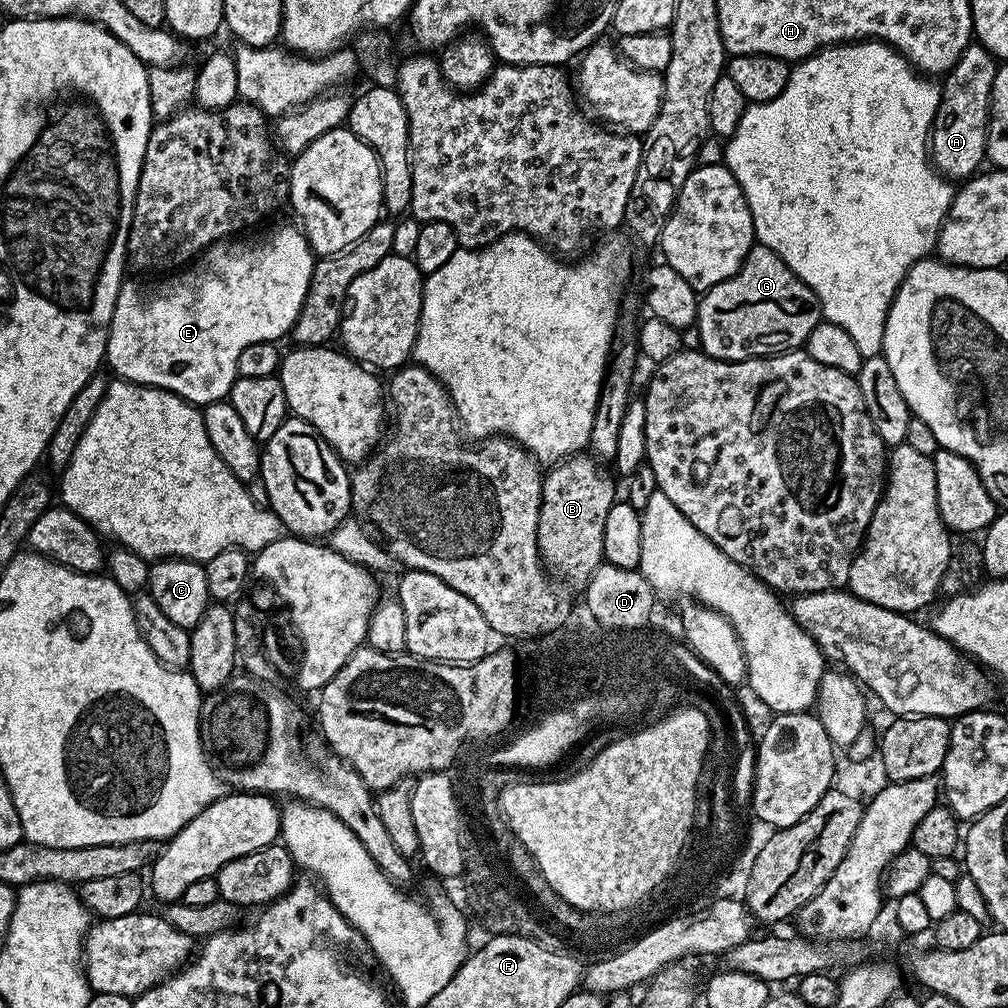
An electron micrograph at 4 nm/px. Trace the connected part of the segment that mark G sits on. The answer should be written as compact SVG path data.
M757 243L746 254L742 266L733 276L718 282L700 296L700 309L696 315L695 331L700 331L699 347L716 360L750 360L761 356L778 356L781 352L800 350L807 345L810 330L822 323L820 300L782 262L782 258L766 245Z

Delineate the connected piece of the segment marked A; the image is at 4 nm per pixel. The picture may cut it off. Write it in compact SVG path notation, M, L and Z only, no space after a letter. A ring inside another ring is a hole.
M973 42L962 50L962 58L943 77L938 110L932 119L930 163L949 181L963 182L977 175L985 163L988 115L997 67L997 57L986 46Z

